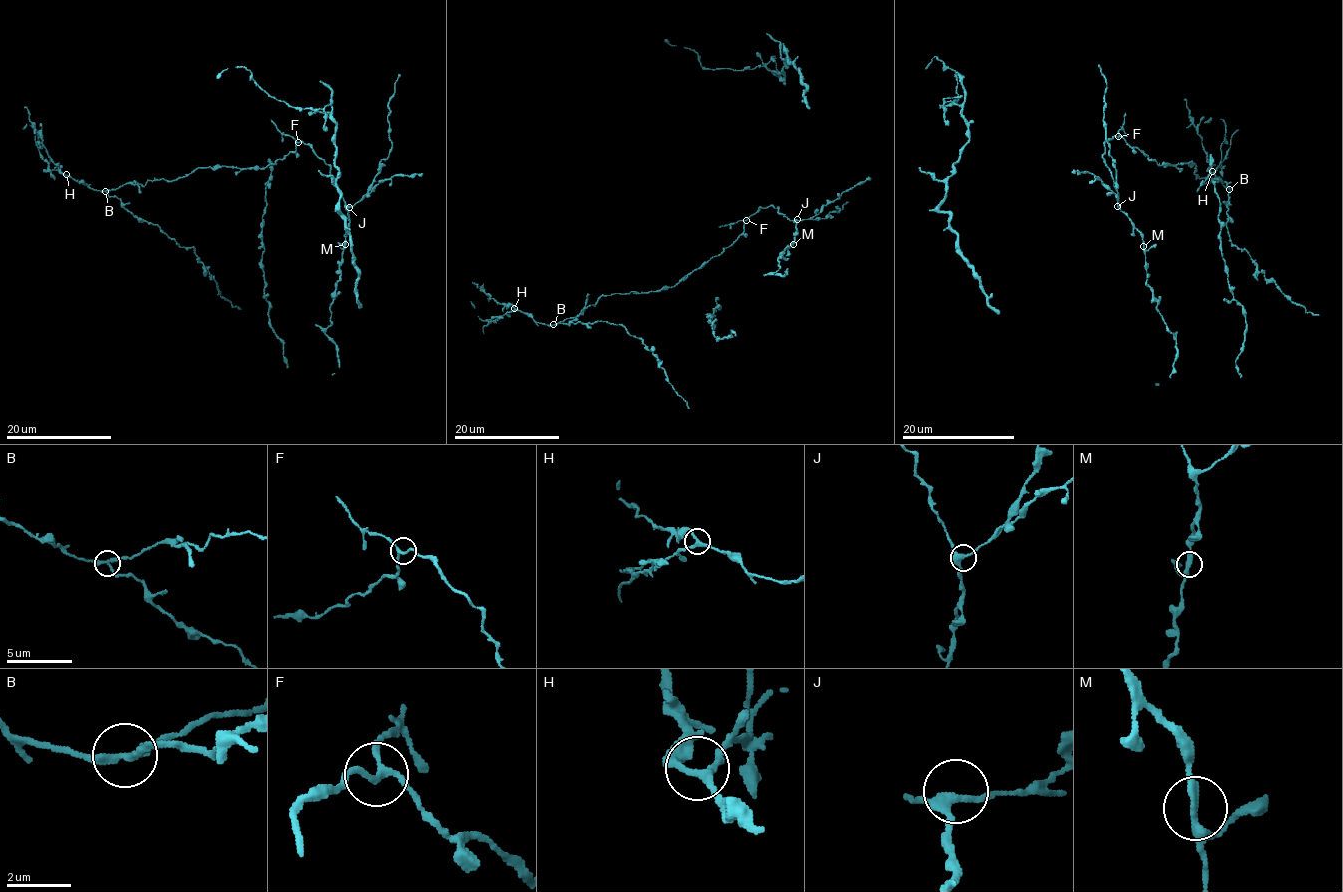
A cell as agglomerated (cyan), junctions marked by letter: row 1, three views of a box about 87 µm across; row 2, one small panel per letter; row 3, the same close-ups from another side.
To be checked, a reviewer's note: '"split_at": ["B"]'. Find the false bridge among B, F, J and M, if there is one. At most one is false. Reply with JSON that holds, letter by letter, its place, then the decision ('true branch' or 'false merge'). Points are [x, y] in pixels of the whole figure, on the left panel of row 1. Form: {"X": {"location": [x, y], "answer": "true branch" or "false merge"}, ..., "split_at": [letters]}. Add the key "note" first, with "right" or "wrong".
{"note": "right", "B": {"location": [105, 191], "answer": "false merge"}, "F": {"location": [298, 142], "answer": "true branch"}, "J": {"location": [349, 207], "answer": "true branch"}, "M": {"location": [345, 244], "answer": "true branch"}, "split_at": ["B"]}

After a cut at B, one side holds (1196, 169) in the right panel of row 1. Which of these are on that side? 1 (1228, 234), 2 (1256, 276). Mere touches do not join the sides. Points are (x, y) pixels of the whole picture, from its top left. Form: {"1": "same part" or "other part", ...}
{"1": "other part", "2": "other part"}

